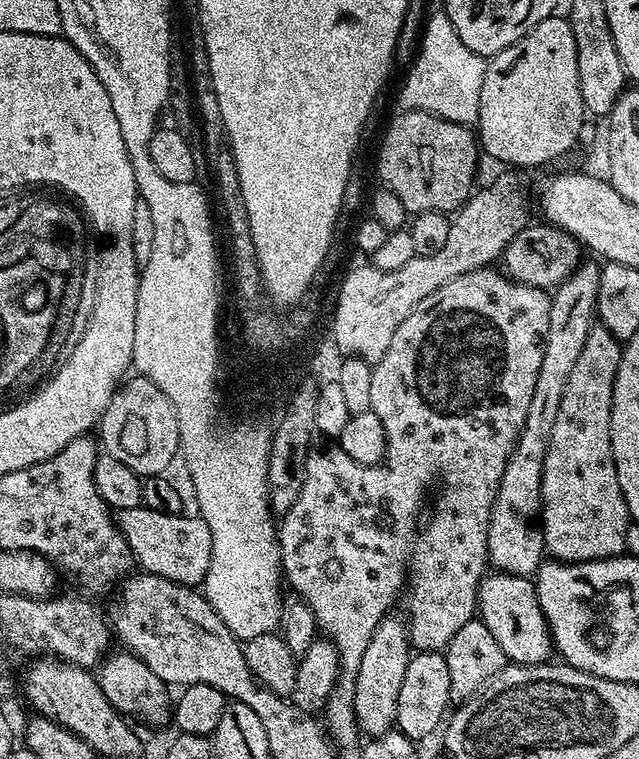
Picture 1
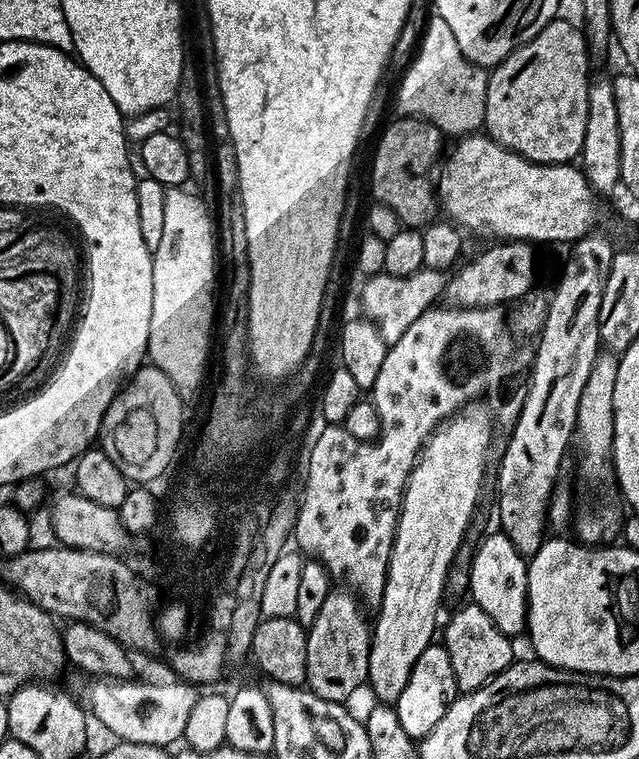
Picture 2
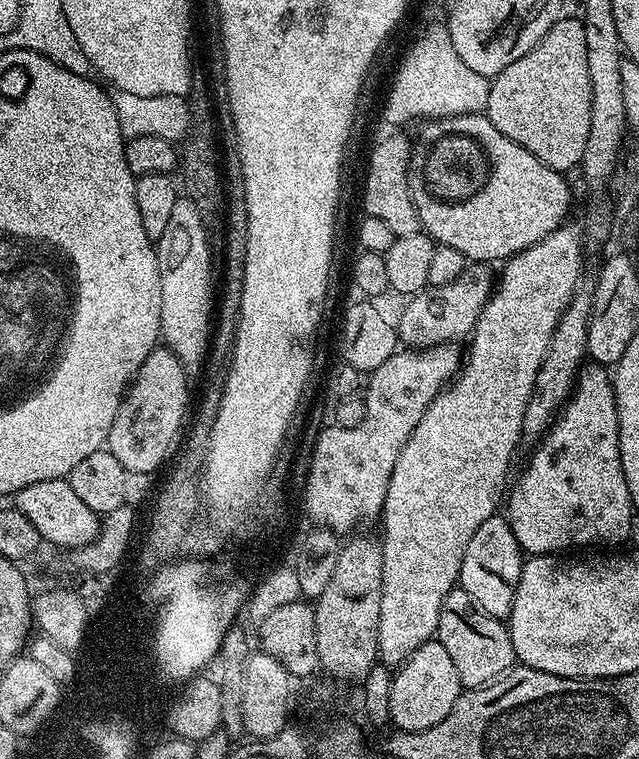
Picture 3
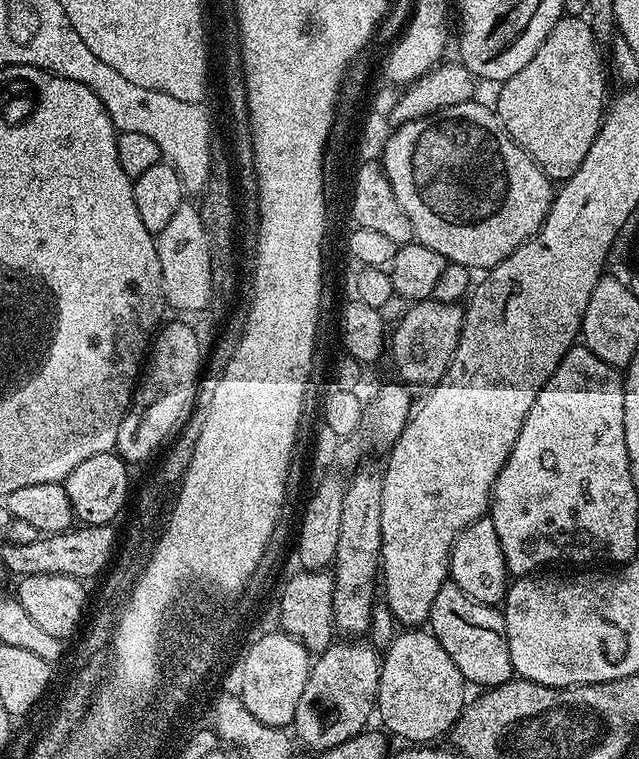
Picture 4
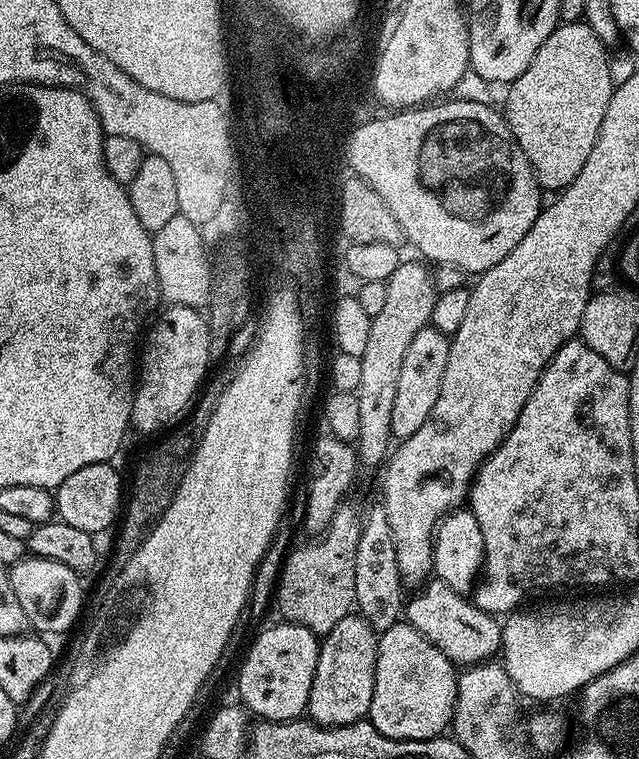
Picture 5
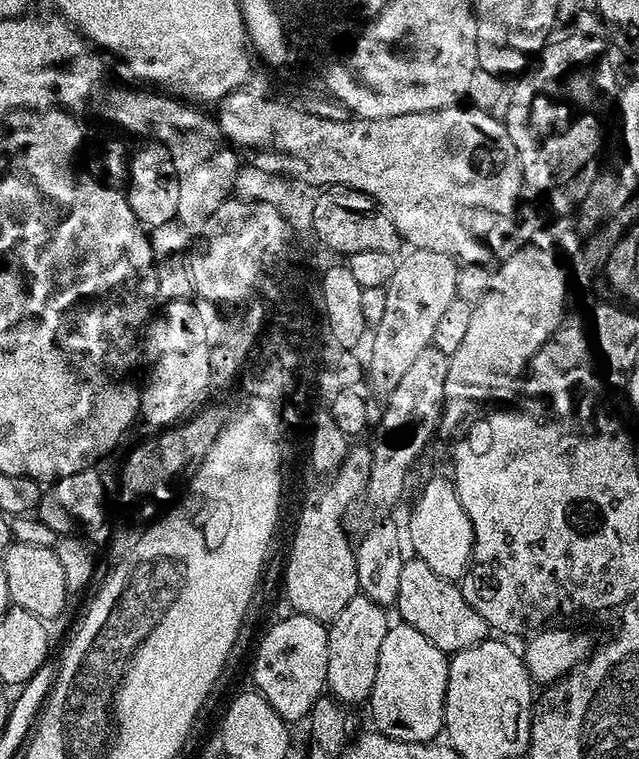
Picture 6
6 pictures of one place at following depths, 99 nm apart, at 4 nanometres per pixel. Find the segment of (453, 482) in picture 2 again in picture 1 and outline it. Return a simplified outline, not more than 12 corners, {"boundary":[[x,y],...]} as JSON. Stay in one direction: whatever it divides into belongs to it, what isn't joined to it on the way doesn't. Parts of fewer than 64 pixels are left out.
{"boundary":[[385,615],[358,666],[352,715],[393,731],[410,659],[408,625]]}

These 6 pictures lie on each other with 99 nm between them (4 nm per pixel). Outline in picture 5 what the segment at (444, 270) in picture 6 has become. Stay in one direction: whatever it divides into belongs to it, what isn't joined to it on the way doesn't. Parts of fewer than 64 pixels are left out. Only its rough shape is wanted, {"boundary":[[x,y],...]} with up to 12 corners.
{"boundary":[[405,259],[386,281],[360,355],[358,438],[379,469],[394,440],[390,410],[402,358],[429,327],[429,265]]}

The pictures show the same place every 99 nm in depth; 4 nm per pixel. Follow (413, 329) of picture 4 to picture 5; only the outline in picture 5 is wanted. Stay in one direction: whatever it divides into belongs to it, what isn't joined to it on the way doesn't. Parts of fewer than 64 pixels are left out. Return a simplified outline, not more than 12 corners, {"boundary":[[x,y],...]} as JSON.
{"boundary":[[418,330],[398,374],[390,430],[404,441],[442,390],[450,340]]}

